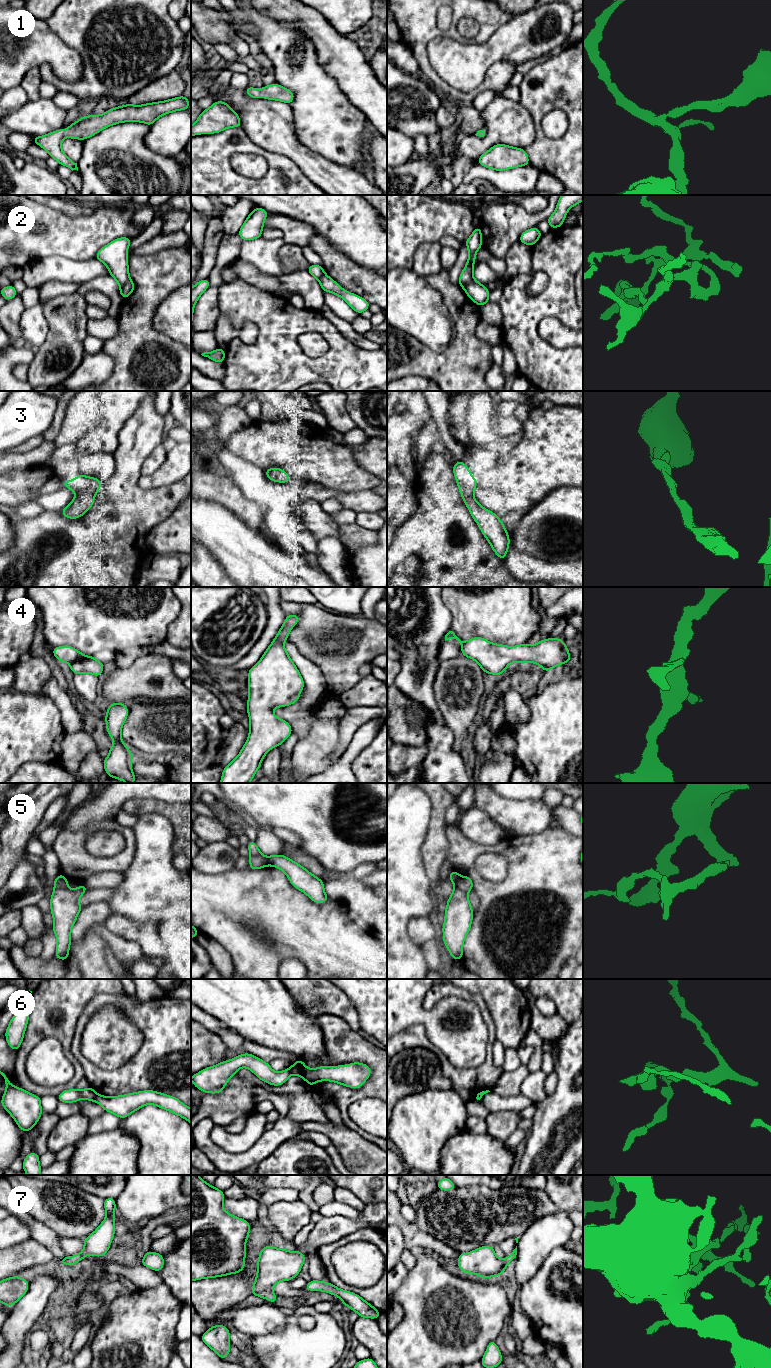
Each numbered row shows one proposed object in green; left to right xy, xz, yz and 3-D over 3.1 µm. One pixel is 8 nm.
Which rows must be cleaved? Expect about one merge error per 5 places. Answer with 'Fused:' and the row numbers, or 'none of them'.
Fused: 2, 5, 6

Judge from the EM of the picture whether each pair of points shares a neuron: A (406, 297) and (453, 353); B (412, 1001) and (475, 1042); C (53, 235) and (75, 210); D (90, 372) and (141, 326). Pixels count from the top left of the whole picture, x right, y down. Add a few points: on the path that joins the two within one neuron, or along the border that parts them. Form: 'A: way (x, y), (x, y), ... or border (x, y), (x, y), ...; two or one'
A: border (453, 322), (453, 338), (442, 350), (423, 345); two
B: way (425, 1017), (450, 1042), (459, 1042); one
C: border (48, 207), (60, 210), (70, 216), (83, 214); two
D: border (101, 350), (113, 360), (109, 378); two

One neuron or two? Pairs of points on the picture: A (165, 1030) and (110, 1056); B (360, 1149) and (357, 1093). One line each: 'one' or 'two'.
A: two
B: two

